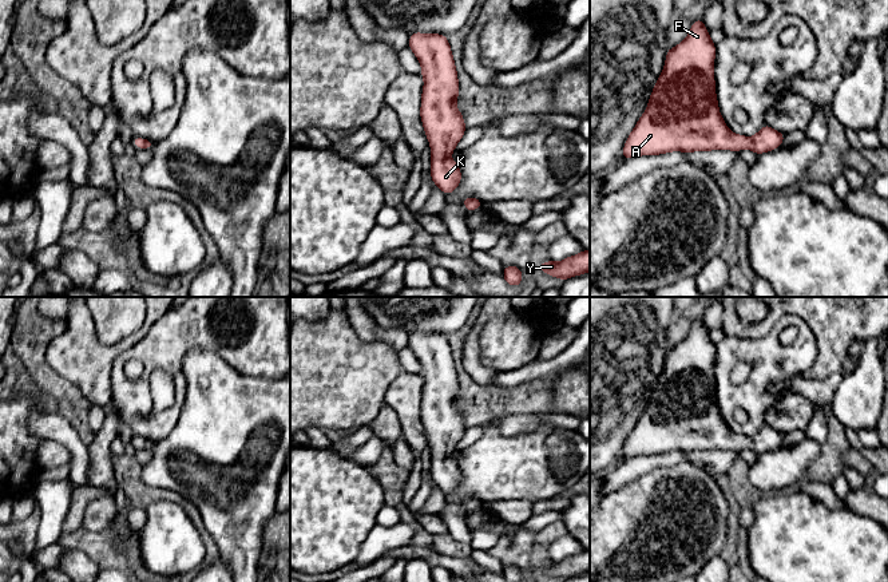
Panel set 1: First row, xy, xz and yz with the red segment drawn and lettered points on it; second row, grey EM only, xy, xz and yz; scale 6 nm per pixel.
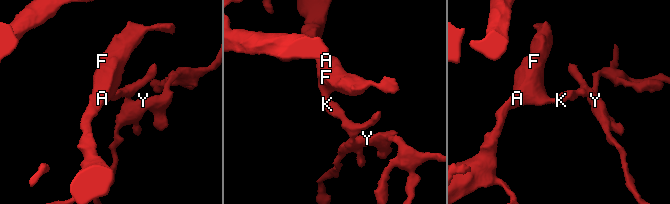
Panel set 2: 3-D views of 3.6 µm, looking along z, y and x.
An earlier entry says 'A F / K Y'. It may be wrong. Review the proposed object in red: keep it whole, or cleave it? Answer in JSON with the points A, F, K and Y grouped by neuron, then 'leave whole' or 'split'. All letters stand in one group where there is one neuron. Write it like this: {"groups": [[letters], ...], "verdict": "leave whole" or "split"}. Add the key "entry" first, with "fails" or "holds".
{"entry": "fails", "groups": [["A", "F", "K", "Y"]], "verdict": "leave whole"}

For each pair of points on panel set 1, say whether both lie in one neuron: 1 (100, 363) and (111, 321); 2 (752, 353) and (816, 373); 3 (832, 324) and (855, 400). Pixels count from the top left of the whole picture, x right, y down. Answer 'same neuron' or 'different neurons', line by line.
1: different neurons
2: different neurons
3: different neurons

